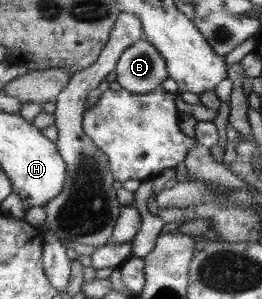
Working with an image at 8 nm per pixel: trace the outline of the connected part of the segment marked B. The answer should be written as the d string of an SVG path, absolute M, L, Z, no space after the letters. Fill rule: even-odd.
M145 39L137 40L127 47L115 70L115 81L120 87L134 94L144 94L161 86L168 74L163 59Z

